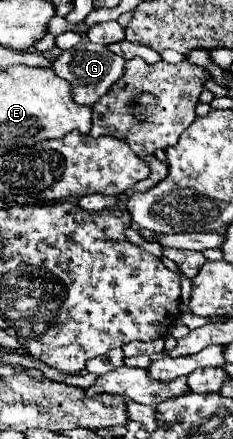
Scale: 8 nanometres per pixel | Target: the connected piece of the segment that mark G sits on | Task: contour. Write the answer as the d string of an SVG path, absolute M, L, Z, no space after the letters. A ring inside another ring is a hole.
M83 39L79 45L75 45L73 49L63 51L55 63L53 63L55 73L69 81L73 85L73 99L81 105L93 105L99 97L103 97L109 87L119 81L119 77L123 77L125 73L125 59L117 57L115 53L111 53L105 45L95 45L87 39Z

